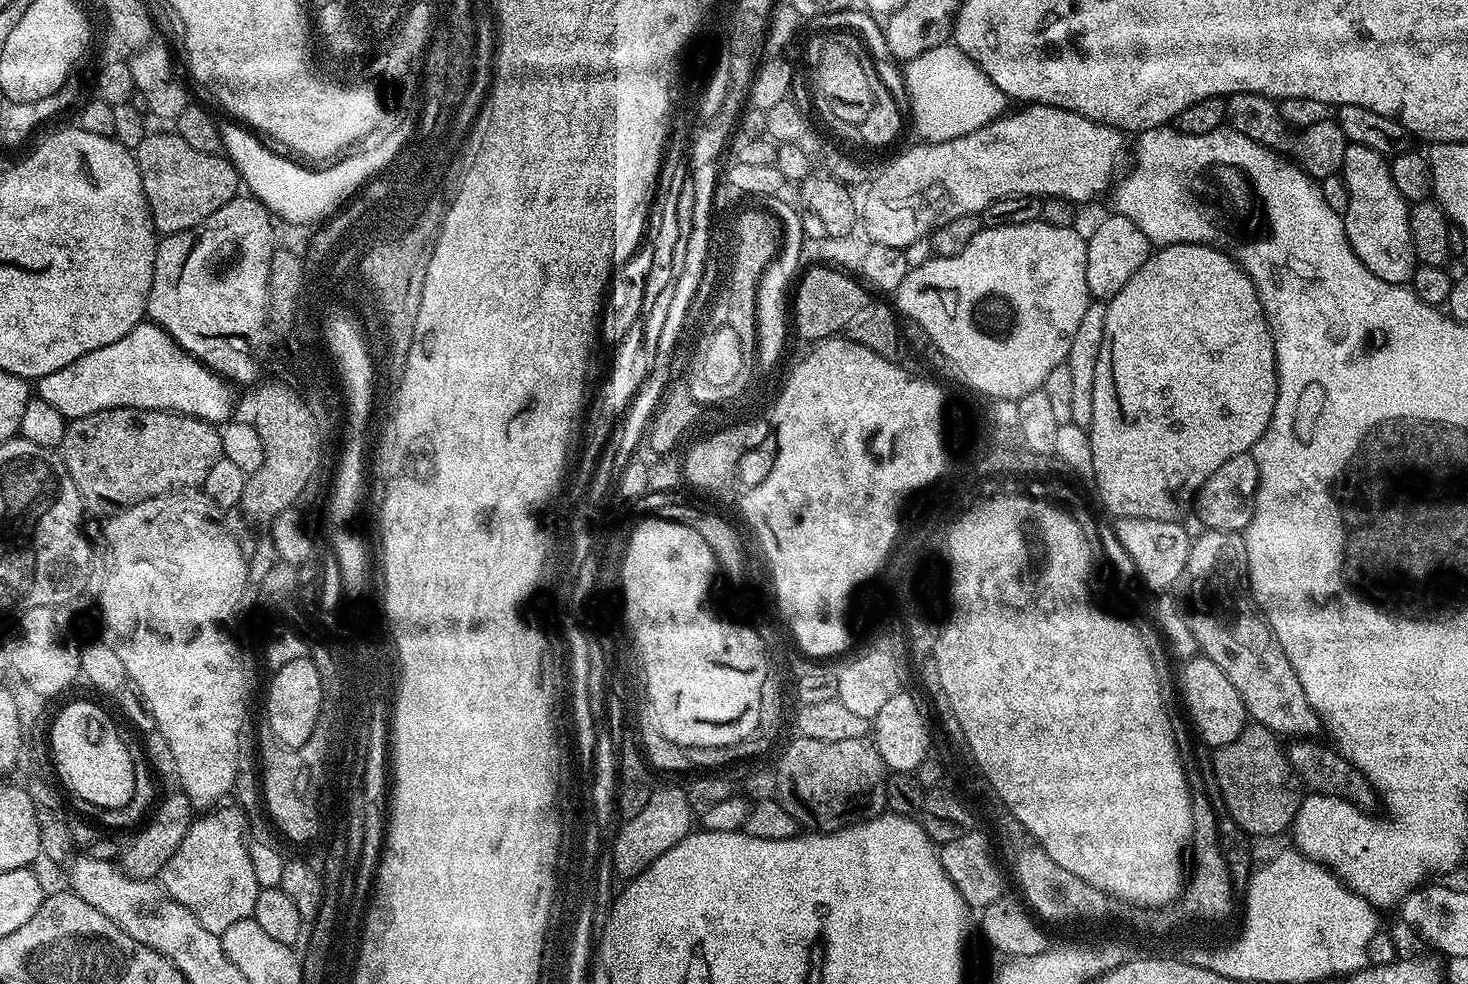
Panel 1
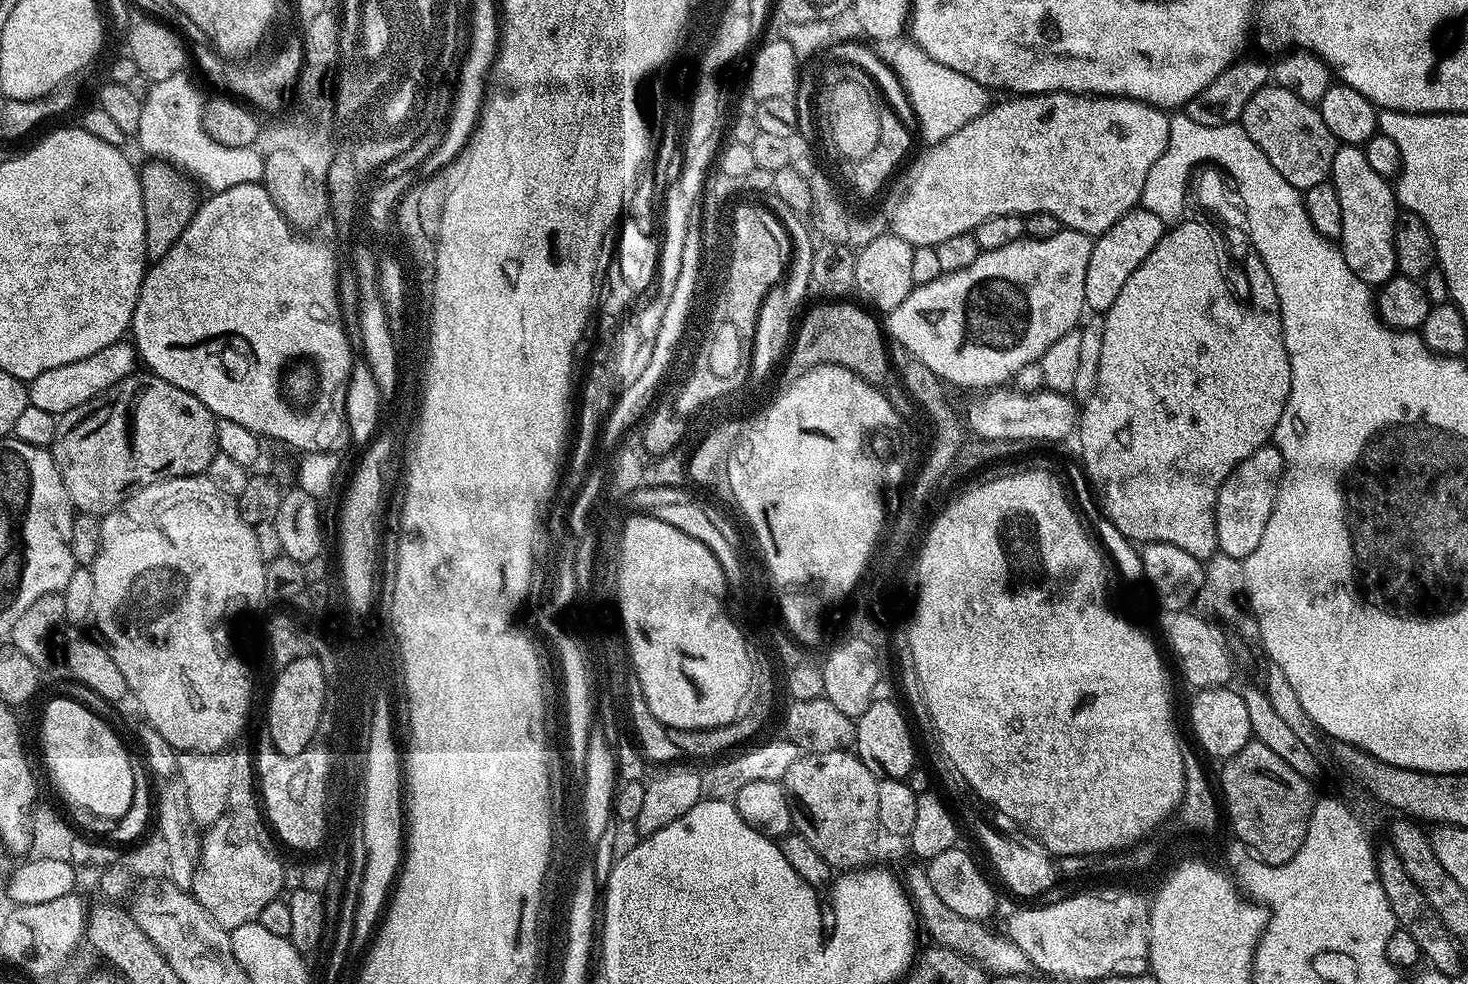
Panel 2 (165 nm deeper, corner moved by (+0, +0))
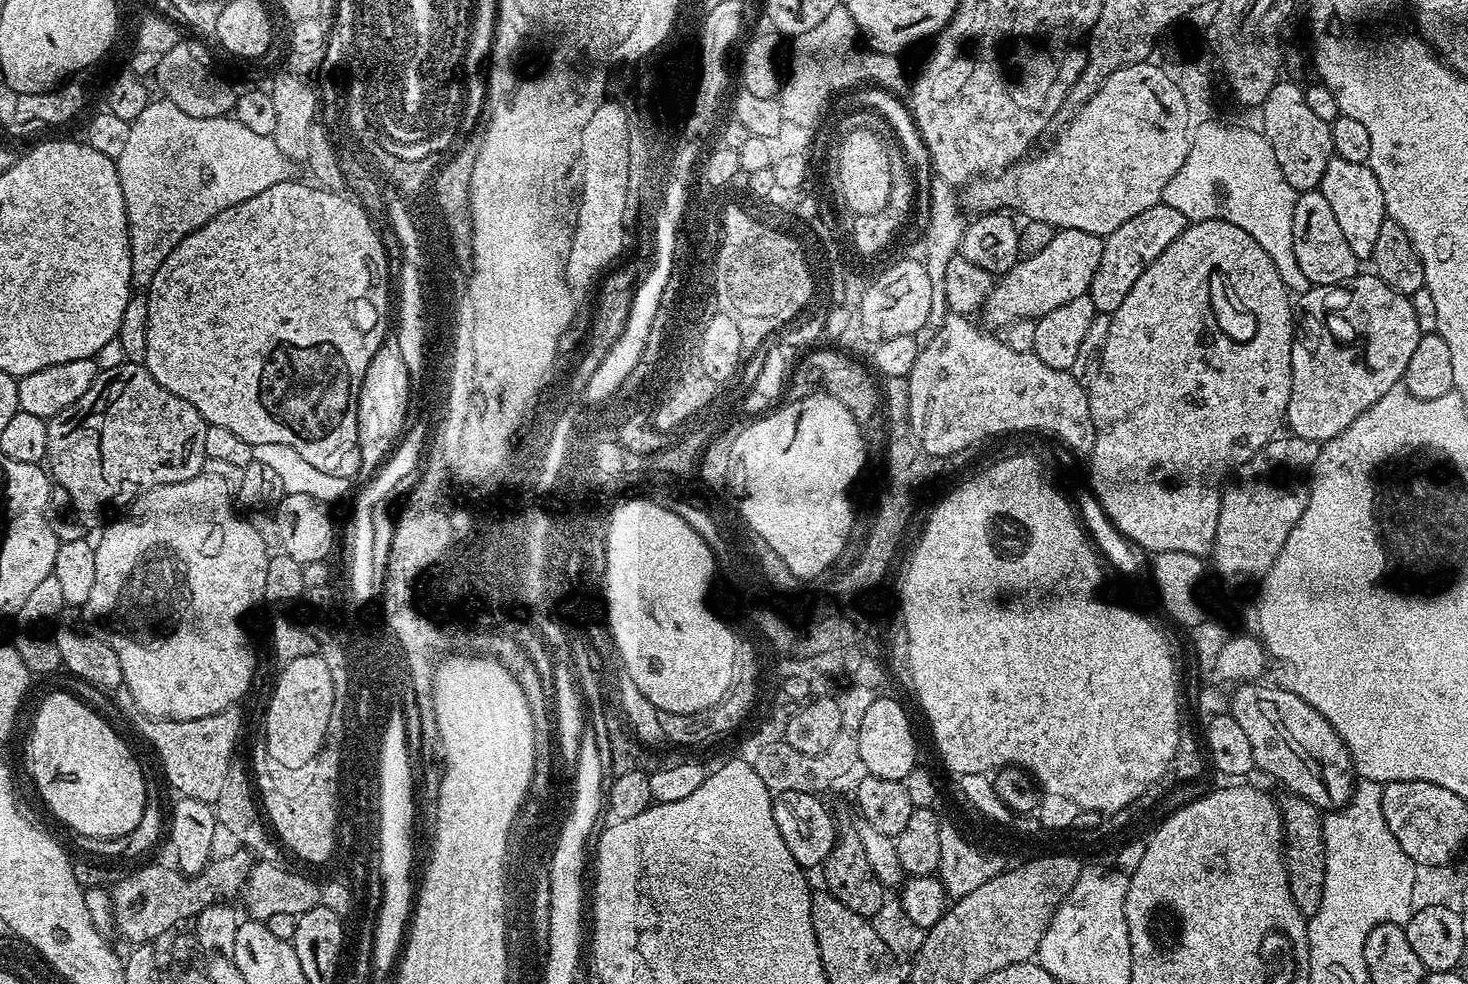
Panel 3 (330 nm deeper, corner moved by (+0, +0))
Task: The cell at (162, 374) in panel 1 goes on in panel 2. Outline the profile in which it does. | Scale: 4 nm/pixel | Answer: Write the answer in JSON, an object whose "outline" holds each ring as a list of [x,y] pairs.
{"outline":[[[131,343],[111,344],[106,346],[106,350],[98,350],[98,354],[90,354],[90,358],[66,362],[66,366],[54,366],[54,370],[46,370],[38,374],[38,378],[27,381],[28,402],[38,406],[38,410],[46,410],[46,414],[59,418],[82,406],[82,402],[90,402],[90,398],[102,394],[137,368],[138,357]]]}

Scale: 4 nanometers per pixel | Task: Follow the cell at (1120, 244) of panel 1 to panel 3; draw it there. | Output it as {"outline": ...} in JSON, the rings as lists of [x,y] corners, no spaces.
{"outline":[[[1158,203],[1150,206],[1150,210],[1142,210],[1142,214],[1134,214],[1130,222],[1122,222],[1118,230],[1114,230],[1110,235],[1103,237],[1104,249],[1102,250],[1102,260],[1098,262],[1098,268],[1094,270],[1094,278],[1088,287],[1087,296],[1094,302],[1097,312],[1107,312],[1109,314],[1118,310],[1122,304],[1122,298],[1130,294],[1130,286],[1142,278],[1142,270],[1162,254],[1178,234],[1186,226],[1186,217],[1178,214],[1174,206],[1166,206]]]}

